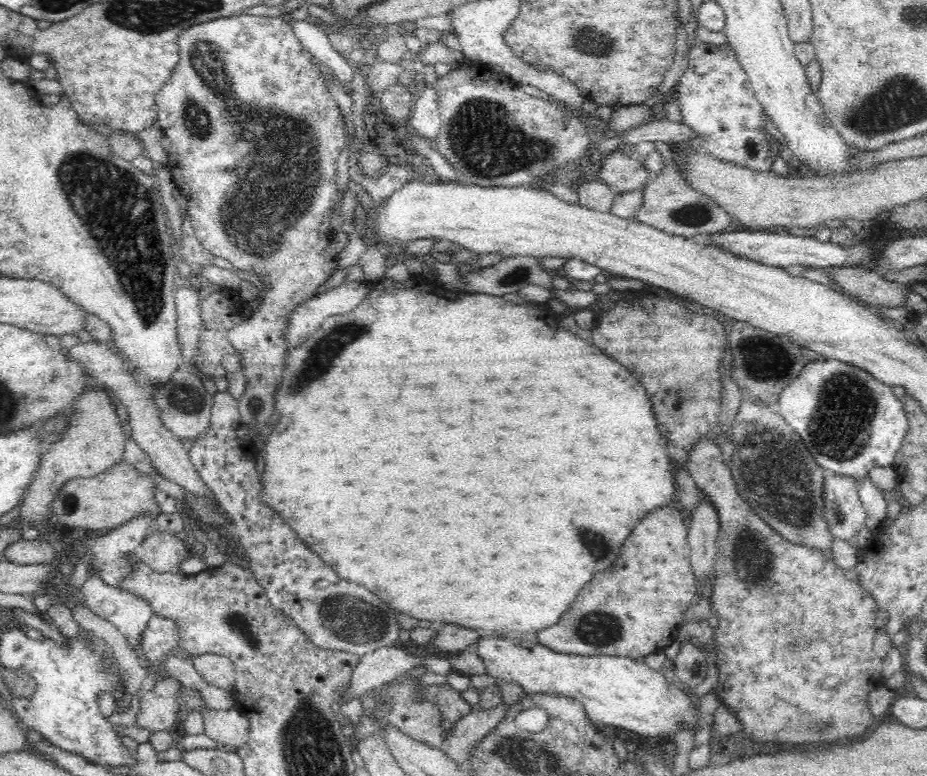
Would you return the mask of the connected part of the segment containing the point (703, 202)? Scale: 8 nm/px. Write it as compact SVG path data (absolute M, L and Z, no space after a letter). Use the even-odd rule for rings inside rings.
M665 142L654 143L664 162L664 168L658 176L652 176L644 188L644 204L636 212L634 220L644 223L668 234L697 239L701 235L729 230L735 226L733 218L716 204L714 199L699 193L688 183L686 175L677 168L673 160L671 145Z

